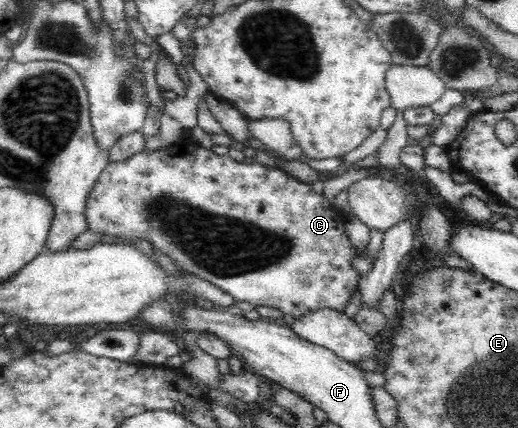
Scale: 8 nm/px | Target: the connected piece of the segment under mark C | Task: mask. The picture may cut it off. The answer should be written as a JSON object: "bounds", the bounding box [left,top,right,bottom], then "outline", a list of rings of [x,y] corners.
{"bounds":[86,139,361,318],"outline":[[[191,139],[179,141],[175,145],[163,148],[157,151],[139,152],[123,160],[123,162],[108,162],[99,174],[97,184],[93,186],[88,199],[88,212],[86,213],[87,223],[91,231],[103,233],[107,241],[124,241],[145,246],[146,248],[155,248],[159,255],[167,254],[171,256],[174,264],[180,270],[193,273],[211,283],[215,284],[231,295],[235,300],[250,302],[256,306],[269,306],[269,308],[279,308],[283,314],[290,314],[293,318],[301,318],[313,310],[331,310],[343,311],[351,294],[358,290],[361,274],[353,267],[353,258],[361,257],[361,252],[354,248],[349,241],[349,236],[345,231],[346,215],[339,212],[334,204],[327,199],[323,193],[318,194],[313,191],[310,184],[297,180],[295,177],[287,174],[281,167],[265,167],[256,163],[252,159],[245,162],[237,160],[226,155],[217,155],[211,150],[206,150]]]}

